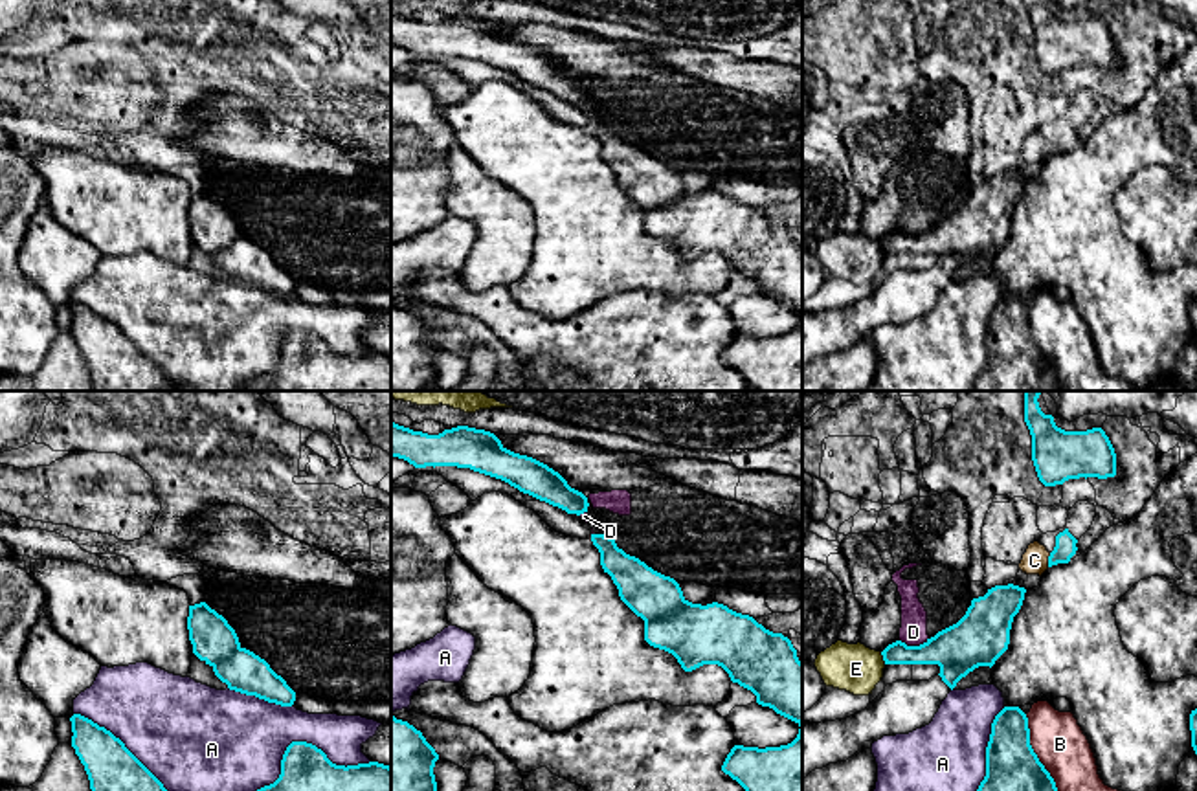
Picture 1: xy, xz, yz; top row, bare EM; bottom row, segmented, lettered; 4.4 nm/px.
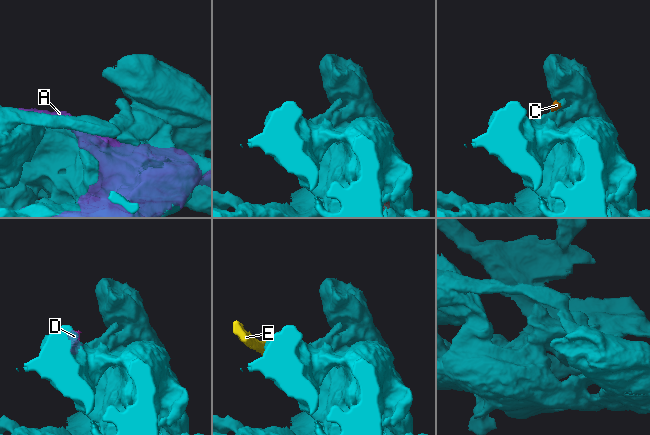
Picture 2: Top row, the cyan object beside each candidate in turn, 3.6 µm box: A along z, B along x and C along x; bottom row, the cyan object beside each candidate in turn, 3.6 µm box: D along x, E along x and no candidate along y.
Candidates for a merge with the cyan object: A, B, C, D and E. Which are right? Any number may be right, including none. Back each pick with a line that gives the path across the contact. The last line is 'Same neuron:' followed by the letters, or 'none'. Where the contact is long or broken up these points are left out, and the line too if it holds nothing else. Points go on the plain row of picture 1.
C: way yz (1065, 136), (1049, 149), (1034, 149)
Same neuron: C

